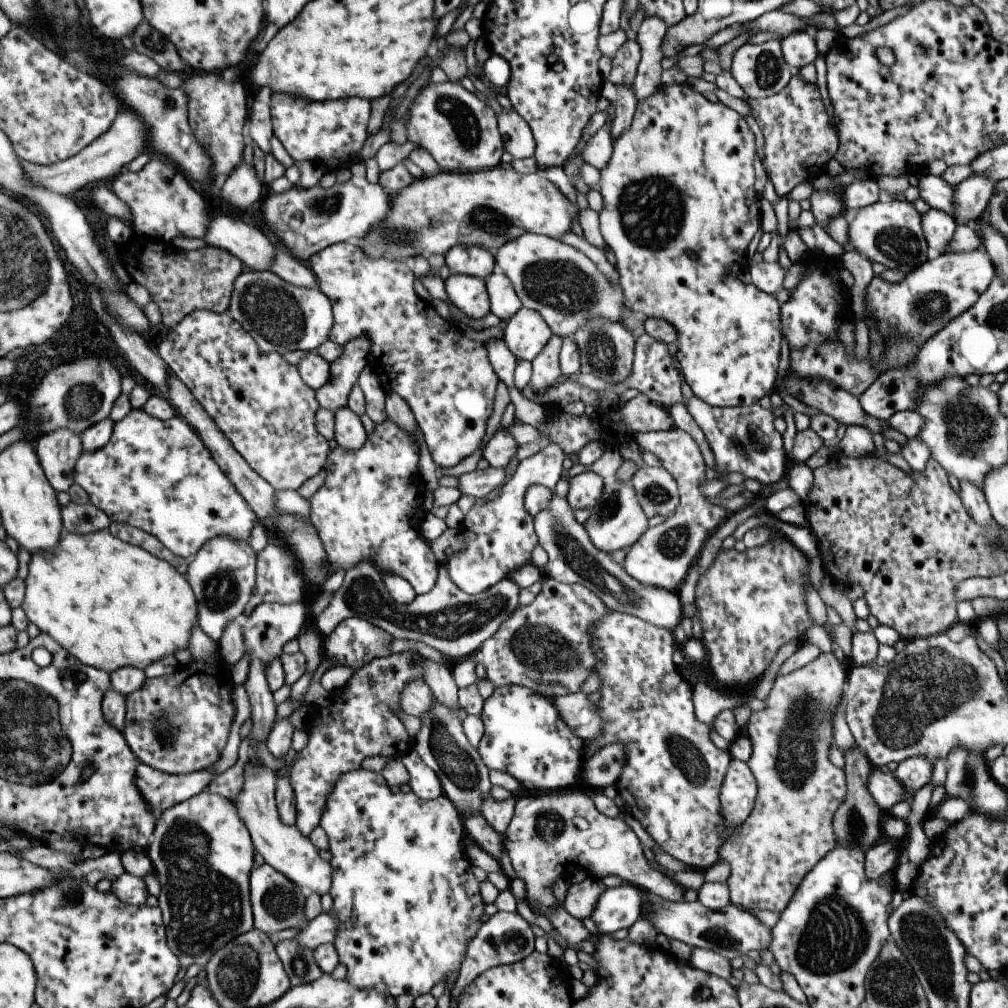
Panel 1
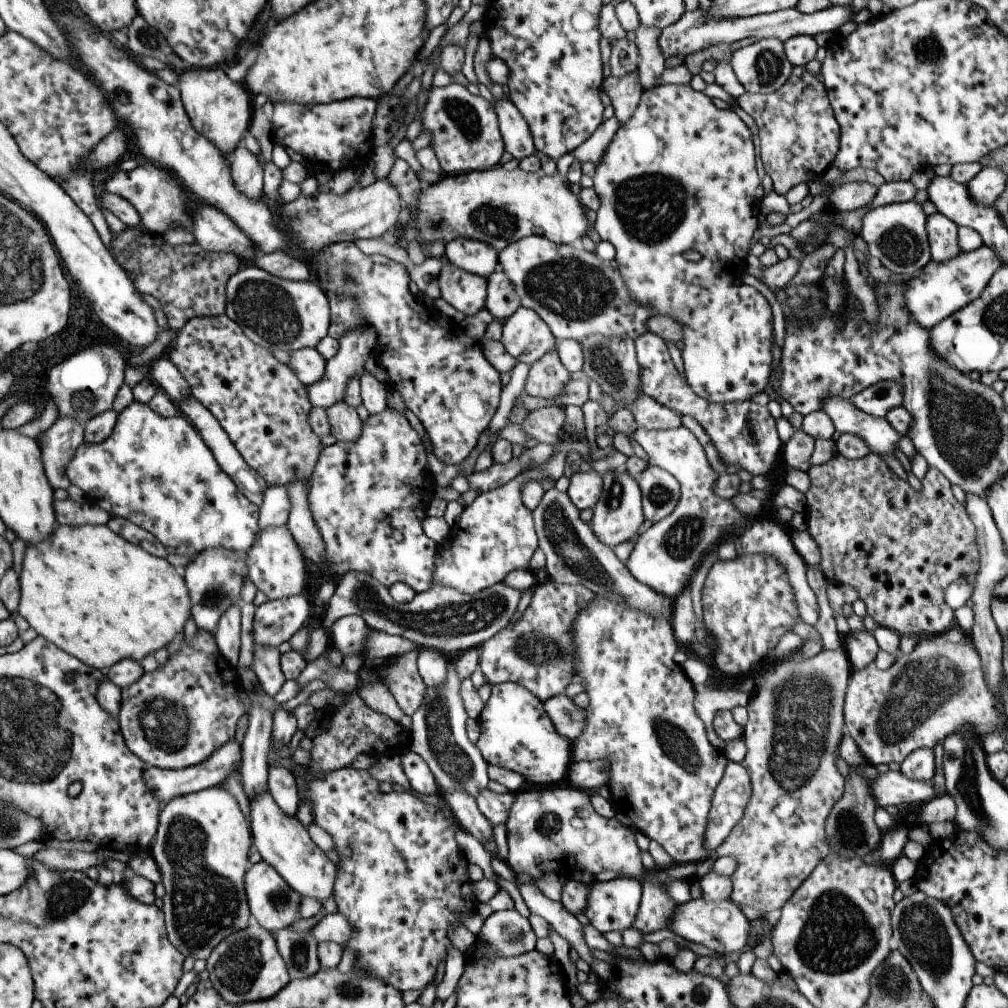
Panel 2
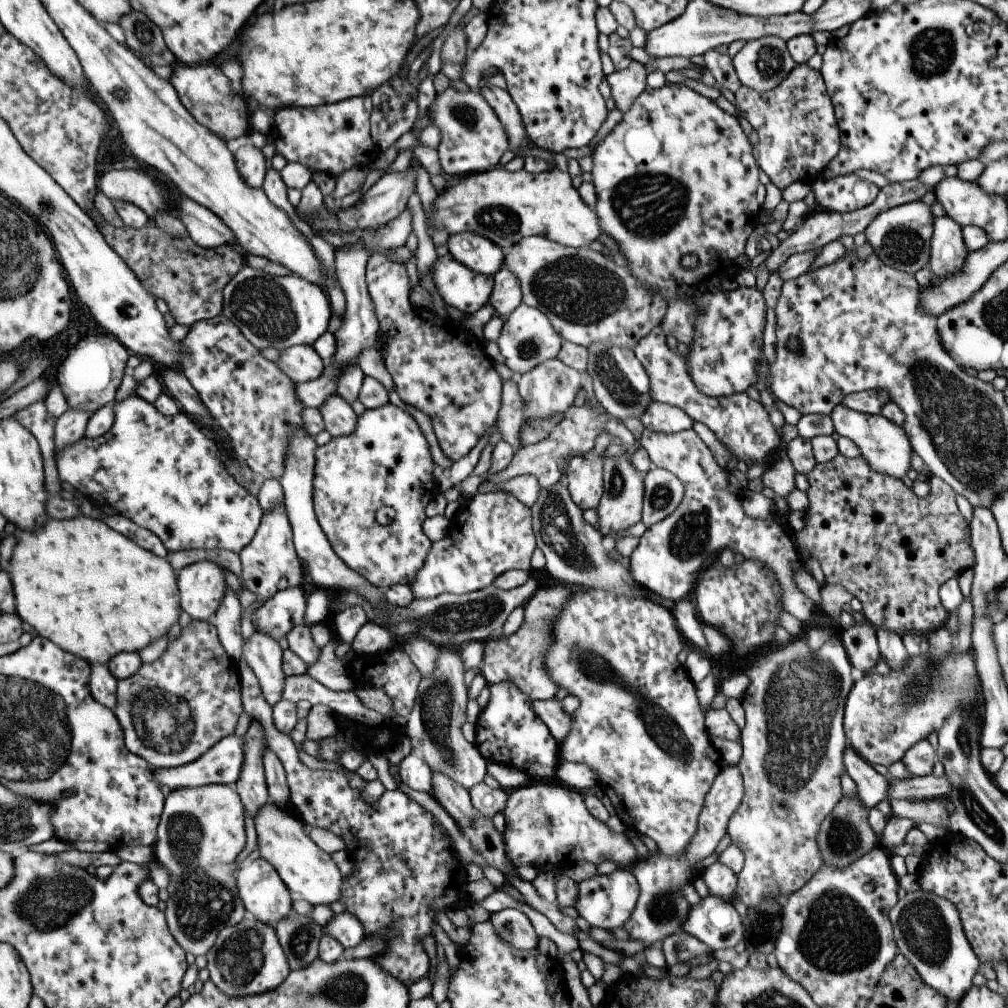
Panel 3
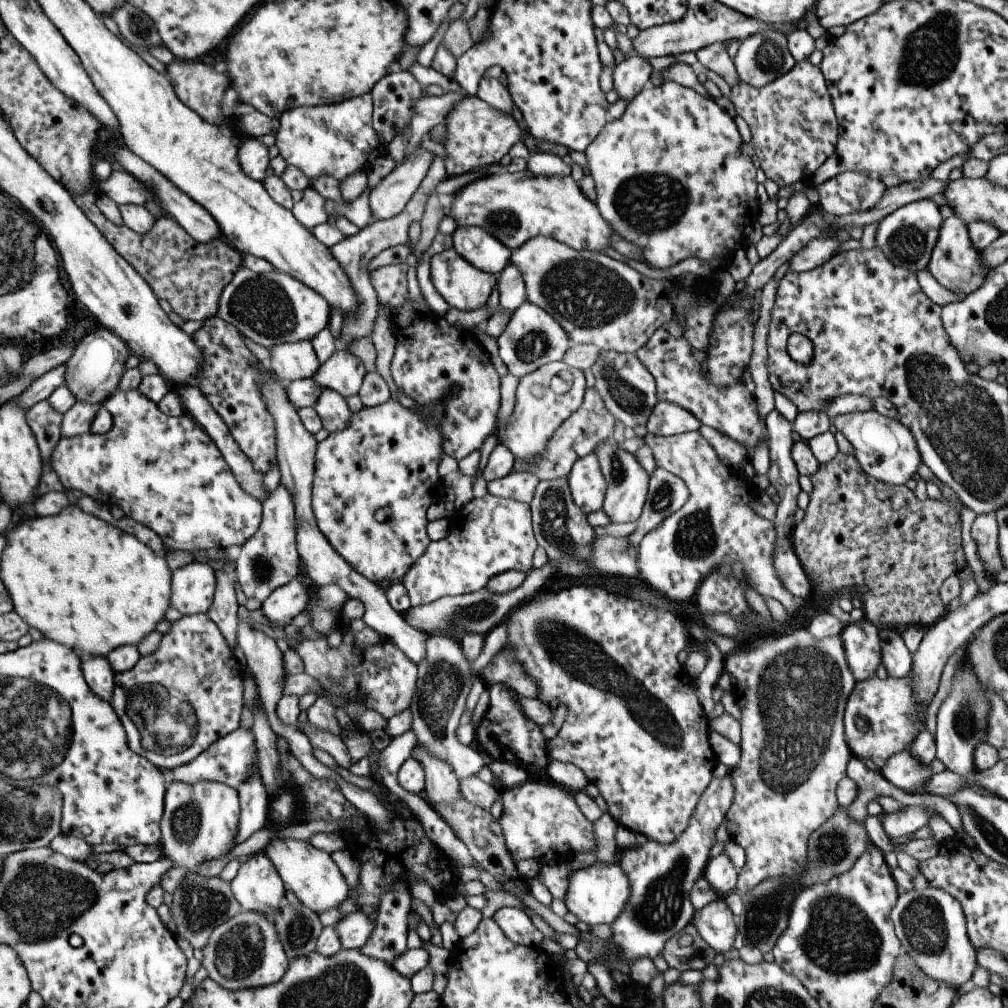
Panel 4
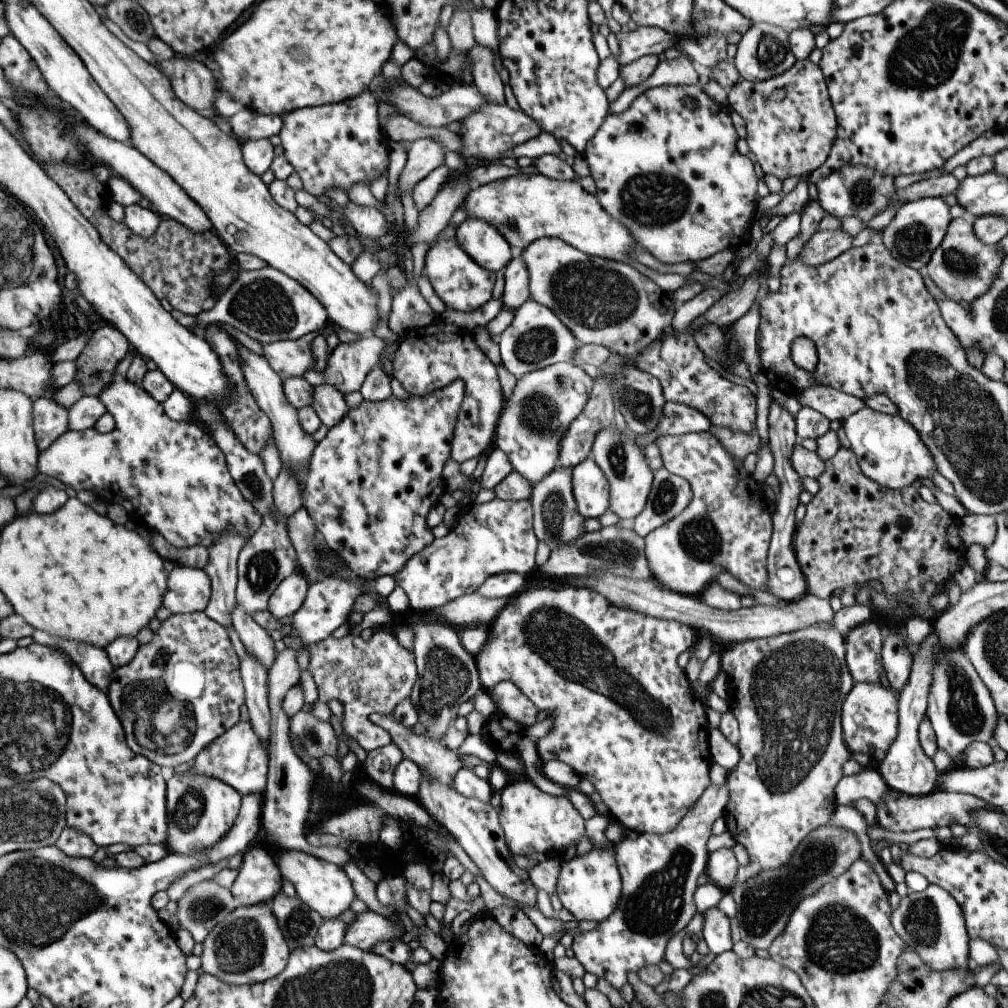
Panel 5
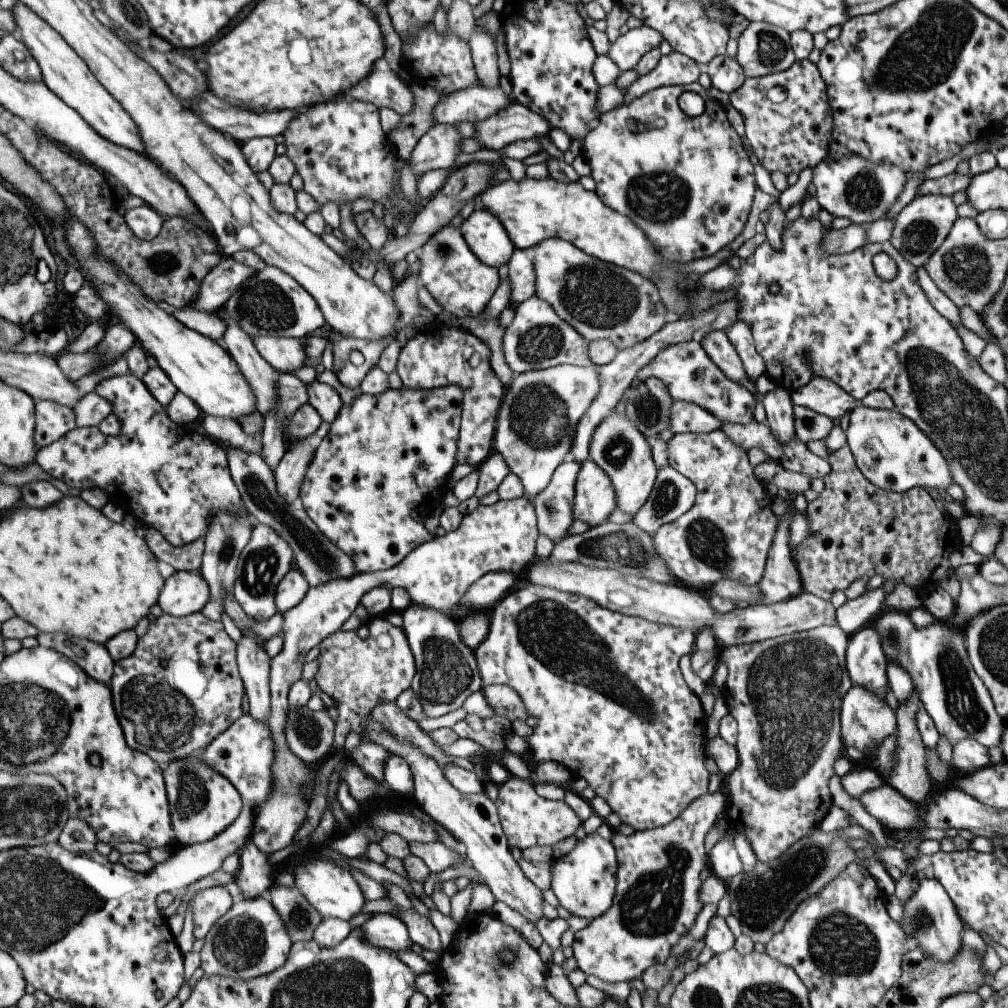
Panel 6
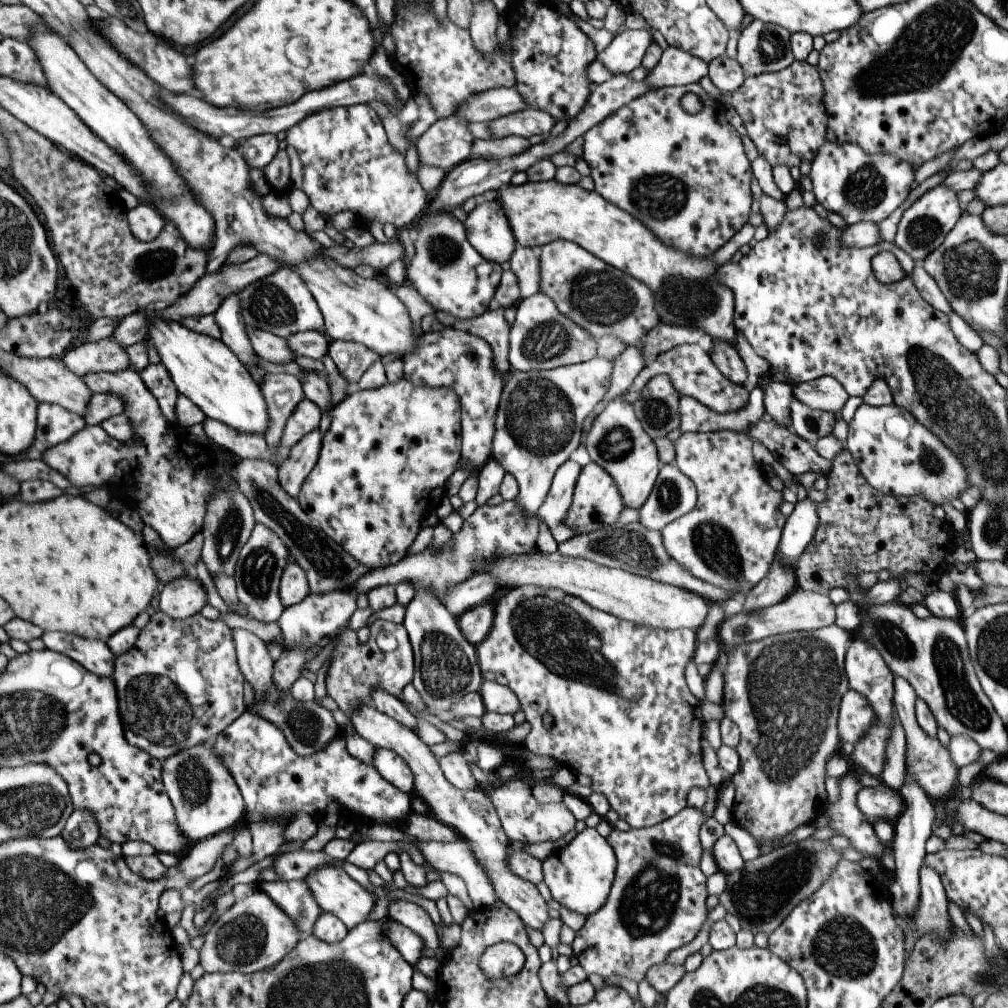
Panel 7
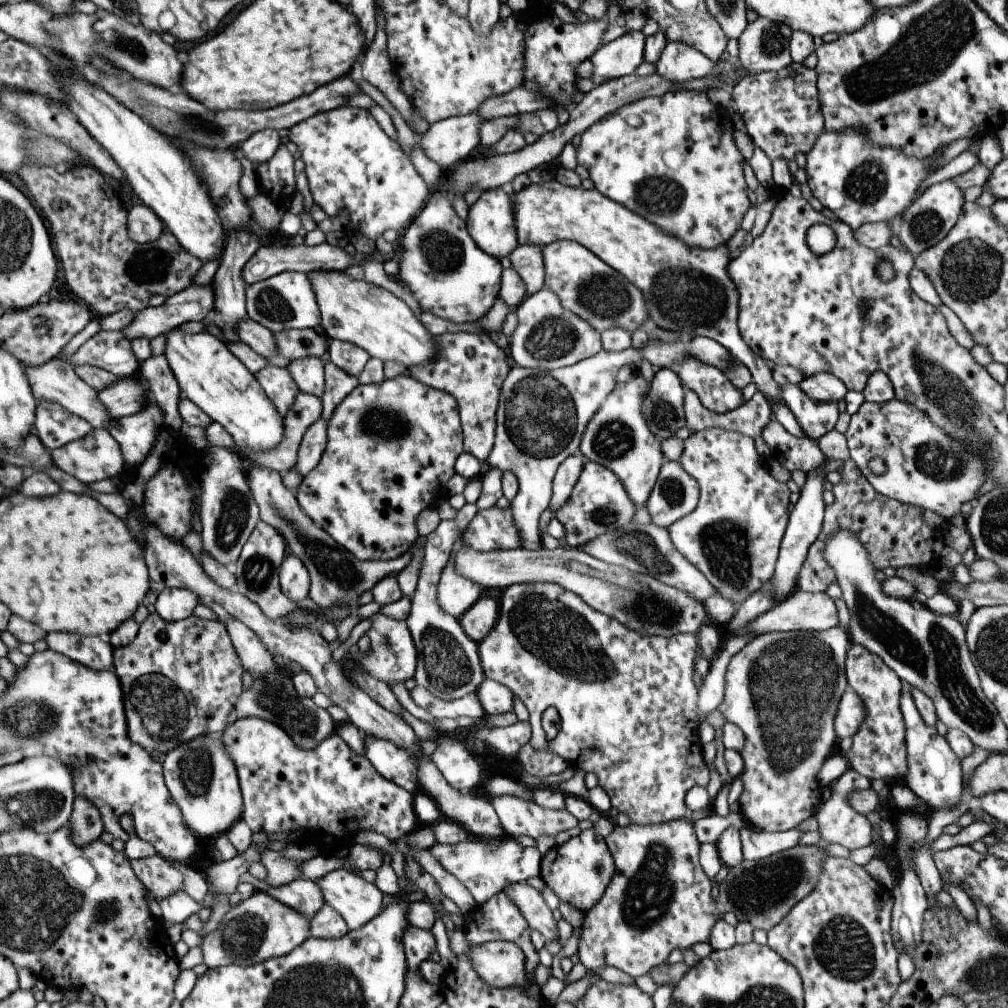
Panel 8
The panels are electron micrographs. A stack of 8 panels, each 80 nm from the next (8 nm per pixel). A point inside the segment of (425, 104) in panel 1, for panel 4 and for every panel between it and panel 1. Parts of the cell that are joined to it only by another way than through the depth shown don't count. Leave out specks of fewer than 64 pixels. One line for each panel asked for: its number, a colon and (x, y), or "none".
2: (464, 132)
3: (471, 140)
4: (476, 135)

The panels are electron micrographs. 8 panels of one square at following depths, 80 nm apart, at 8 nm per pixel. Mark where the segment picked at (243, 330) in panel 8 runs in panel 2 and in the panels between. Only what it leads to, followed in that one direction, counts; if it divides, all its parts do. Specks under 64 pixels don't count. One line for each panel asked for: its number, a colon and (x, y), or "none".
2: (307, 365)
3: (300, 363)
4: (288, 361)
5: (291, 358)
6: (284, 355)
7: (271, 348)

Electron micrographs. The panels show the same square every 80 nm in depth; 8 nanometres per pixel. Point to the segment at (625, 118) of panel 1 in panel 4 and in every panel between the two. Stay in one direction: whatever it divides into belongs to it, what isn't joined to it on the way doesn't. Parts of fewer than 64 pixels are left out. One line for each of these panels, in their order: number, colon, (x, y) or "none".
2: (623, 92)
3: (625, 85)
4: (630, 76)

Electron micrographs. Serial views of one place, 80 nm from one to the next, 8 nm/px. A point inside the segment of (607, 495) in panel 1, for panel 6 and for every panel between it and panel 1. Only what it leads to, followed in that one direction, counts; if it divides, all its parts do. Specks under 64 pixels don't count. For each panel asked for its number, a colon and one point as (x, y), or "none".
2: (616, 516)
3: (620, 506)
4: (626, 482)
5: (622, 463)
6: (617, 446)

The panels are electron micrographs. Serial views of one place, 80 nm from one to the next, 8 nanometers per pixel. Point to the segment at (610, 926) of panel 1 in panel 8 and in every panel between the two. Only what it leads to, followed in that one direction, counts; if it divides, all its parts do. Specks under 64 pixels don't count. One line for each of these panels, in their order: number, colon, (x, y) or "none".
2: (611, 905)
3: (605, 901)
4: (596, 894)
5: (588, 887)
6: (583, 881)
7: (579, 875)
8: (577, 871)

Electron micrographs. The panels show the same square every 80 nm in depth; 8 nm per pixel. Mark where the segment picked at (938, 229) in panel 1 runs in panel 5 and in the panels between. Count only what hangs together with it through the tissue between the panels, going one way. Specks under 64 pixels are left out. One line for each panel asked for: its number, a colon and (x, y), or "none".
2: (941, 233)
3: (947, 252)
4: (955, 264)
5: (962, 267)

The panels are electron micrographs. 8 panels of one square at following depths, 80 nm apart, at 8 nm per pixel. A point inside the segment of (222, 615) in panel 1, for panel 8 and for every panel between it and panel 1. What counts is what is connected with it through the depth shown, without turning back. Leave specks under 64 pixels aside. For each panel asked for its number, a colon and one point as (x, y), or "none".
2: (213, 578)
3: (201, 586)
4: (191, 587)
5: (187, 589)
6: (183, 593)
7: (183, 597)
8: (173, 604)

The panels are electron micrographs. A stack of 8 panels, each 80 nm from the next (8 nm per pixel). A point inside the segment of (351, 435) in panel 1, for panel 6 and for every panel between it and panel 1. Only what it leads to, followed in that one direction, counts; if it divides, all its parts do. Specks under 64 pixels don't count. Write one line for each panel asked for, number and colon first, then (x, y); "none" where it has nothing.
2: (345, 425)
3: (338, 418)
4: (331, 408)
5: (328, 404)
6: (323, 398)

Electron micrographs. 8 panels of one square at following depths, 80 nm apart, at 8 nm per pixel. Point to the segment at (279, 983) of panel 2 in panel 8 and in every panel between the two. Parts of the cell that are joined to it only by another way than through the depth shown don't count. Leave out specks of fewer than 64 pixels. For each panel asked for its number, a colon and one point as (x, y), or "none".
3: (245, 959)
4: (245, 952)
5: (246, 947)
6: (249, 940)
7: (254, 933)
8: (260, 927)

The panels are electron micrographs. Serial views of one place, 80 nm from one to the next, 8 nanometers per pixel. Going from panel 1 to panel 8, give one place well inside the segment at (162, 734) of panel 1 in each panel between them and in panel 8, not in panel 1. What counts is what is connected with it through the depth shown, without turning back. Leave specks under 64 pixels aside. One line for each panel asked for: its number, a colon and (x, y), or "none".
2: (172, 718)
3: (173, 709)
4: (174, 703)
5: (182, 690)
6: (180, 688)
7: (179, 685)
8: (179, 680)

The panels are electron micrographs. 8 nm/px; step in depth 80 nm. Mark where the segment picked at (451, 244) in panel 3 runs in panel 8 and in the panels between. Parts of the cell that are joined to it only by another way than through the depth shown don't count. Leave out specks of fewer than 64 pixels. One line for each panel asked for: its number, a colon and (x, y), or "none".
4: (483, 251)
5: (481, 242)
6: (485, 237)
7: (486, 228)
8: (489, 221)

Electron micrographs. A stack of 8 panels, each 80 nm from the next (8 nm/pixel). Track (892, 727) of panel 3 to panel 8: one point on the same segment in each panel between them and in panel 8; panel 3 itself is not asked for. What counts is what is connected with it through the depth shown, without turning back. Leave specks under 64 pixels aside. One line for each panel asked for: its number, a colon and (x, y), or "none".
4: (879, 718)
5: (868, 718)
6: (865, 720)
7: (855, 716)
8: (849, 715)

